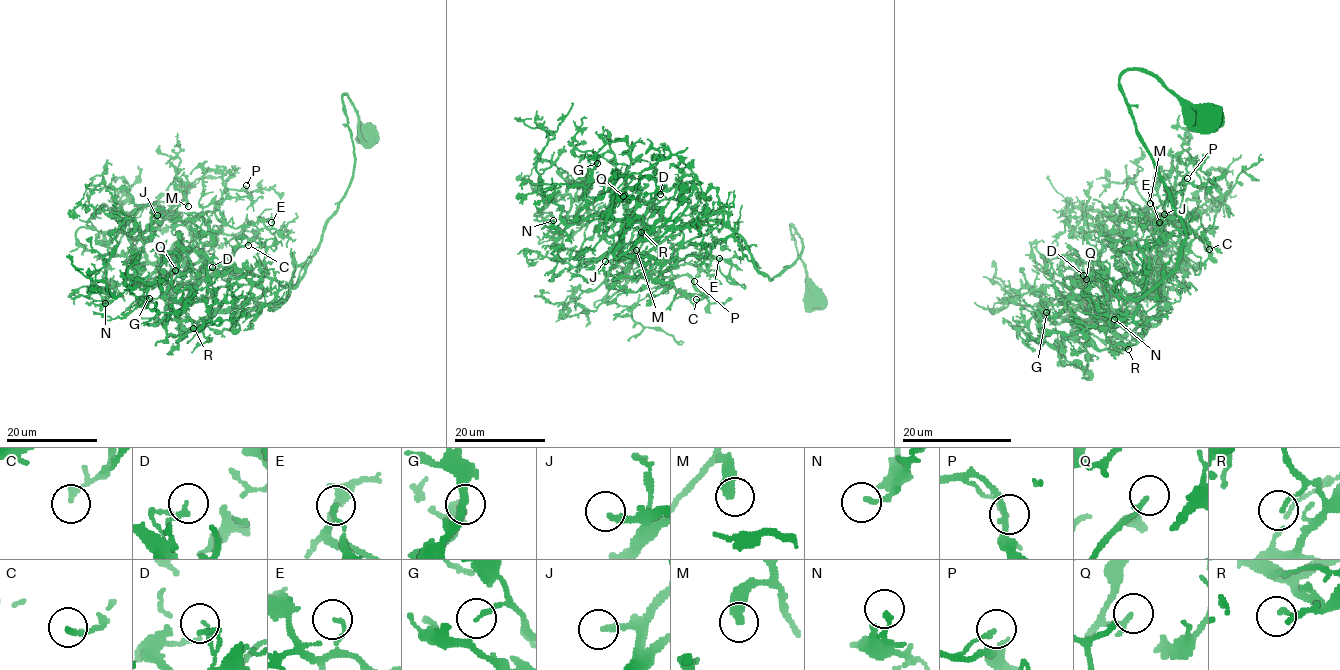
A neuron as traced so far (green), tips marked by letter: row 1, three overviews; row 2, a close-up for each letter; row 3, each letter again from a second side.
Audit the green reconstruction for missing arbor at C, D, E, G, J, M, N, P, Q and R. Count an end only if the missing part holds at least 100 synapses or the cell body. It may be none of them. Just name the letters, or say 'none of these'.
J

